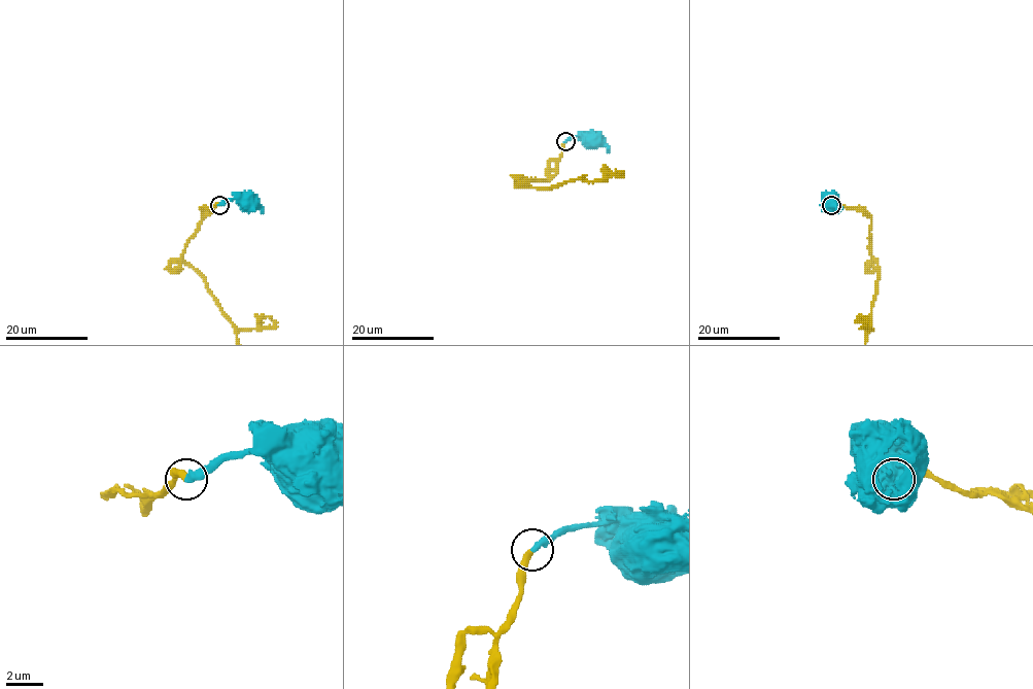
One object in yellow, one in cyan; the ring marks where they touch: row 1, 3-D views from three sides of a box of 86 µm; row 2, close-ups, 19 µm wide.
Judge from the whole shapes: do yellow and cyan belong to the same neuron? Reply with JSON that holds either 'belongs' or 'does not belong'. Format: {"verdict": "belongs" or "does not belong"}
{"verdict": "belongs"}

